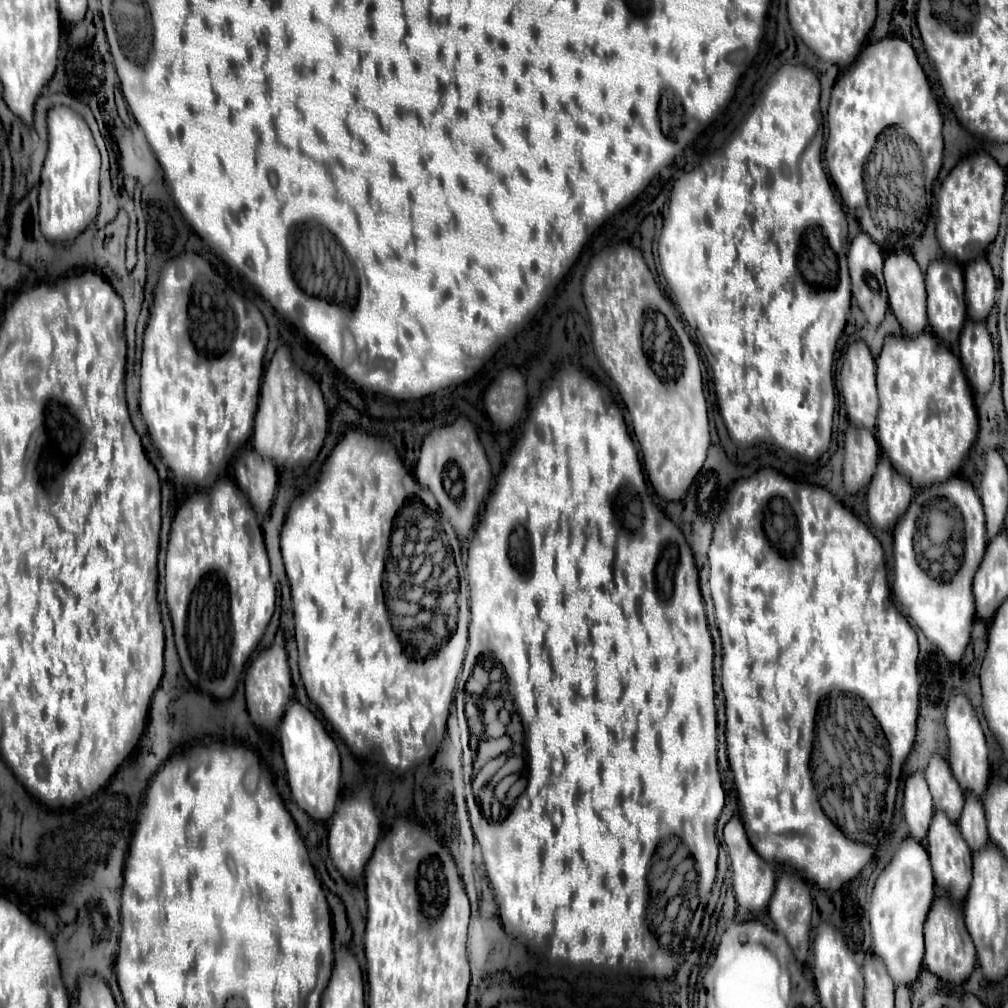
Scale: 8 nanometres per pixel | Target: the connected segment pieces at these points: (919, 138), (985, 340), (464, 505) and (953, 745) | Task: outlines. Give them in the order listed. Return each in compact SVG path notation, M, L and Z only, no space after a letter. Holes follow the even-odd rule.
M887 36L879 42L867 44L865 50L859 54L859 60L855 60L855 66L849 66L833 86L831 104L827 112L829 136L825 146L825 164L845 204L857 216L861 230L867 232L875 242L883 242L885 246L883 244L879 246L885 254L911 250L915 238L923 232L927 224L929 202L927 202L925 184L929 182L931 186L941 168L941 160L943 160L941 126L943 126L943 118L937 100L931 92L929 80L923 72L923 66L919 64L913 46L899 36ZM869 152L871 156L875 154L875 172L867 174L865 170L863 174L863 166L867 162Z
M967 322L959 338L959 356L965 366L967 380L975 392L987 392L993 384L995 348L985 324Z
M459 416L453 424L439 426L439 428L431 430L425 436L425 440L421 444L421 454L419 454L419 460L417 460L415 476L423 486L427 486L435 494L443 514L453 524L455 532L459 536L467 536L471 532L471 528L475 524L475 518L479 514L479 508L485 502L485 498L489 494L489 488L491 488L491 468L489 468L487 456L483 454L483 446L479 442L479 436L477 436L475 428L473 428L473 424L469 422L469 418ZM449 462L459 464L461 474L465 474L465 490L463 490L463 494L459 498L453 498L443 488L443 470L445 470L445 466Z
M955 694L949 700L947 712L945 712L945 728L949 736L949 764L959 786L965 792L973 792L977 798L981 798L987 786L987 778L989 778L989 758L987 758L987 744L985 744L979 718L967 696Z

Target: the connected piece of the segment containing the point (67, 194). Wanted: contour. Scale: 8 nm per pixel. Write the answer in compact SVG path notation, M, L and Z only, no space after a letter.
M59 104L49 110L47 130L49 148L39 186L41 232L51 242L73 242L77 234L83 232L97 216L101 154L87 122L69 106Z

